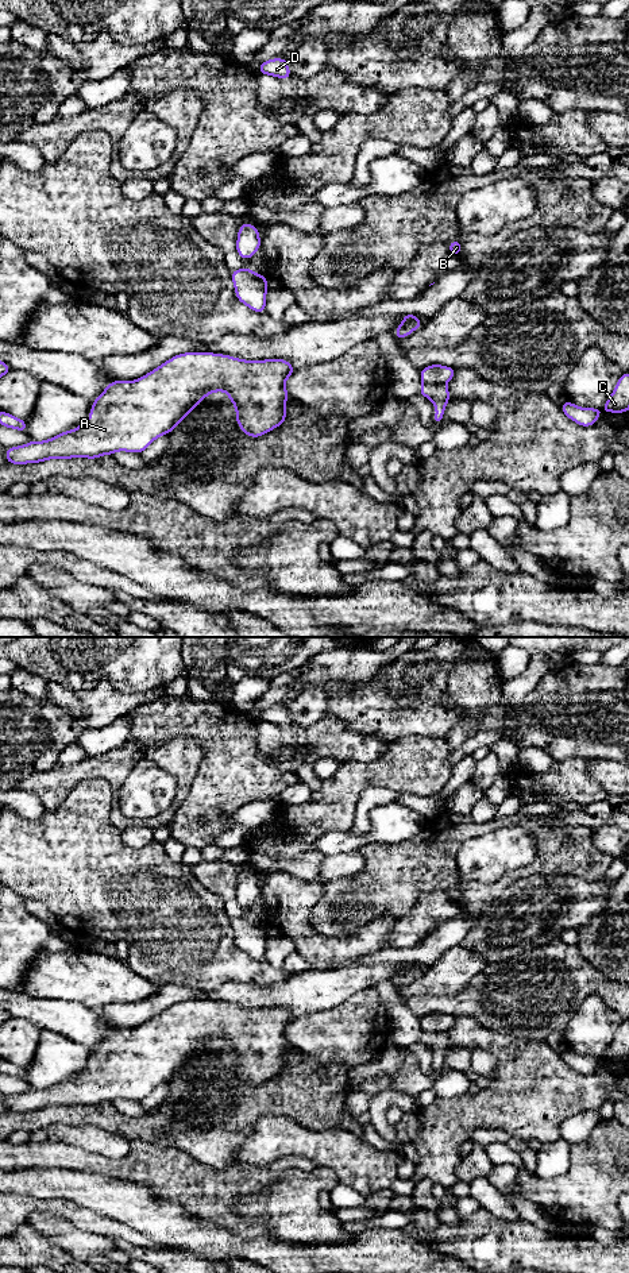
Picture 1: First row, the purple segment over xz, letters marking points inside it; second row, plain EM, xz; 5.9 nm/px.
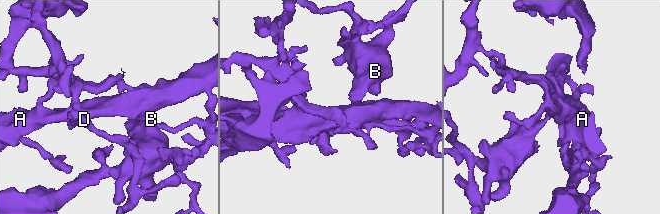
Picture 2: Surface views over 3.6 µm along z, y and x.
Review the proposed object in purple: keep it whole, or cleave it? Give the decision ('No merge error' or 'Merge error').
No merge error

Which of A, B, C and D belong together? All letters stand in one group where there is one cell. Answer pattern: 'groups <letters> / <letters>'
groups A B C D

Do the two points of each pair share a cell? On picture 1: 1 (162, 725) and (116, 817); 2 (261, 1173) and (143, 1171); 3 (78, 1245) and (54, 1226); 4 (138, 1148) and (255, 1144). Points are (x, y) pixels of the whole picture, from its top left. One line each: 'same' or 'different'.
1: different
2: same
3: same
4: different

